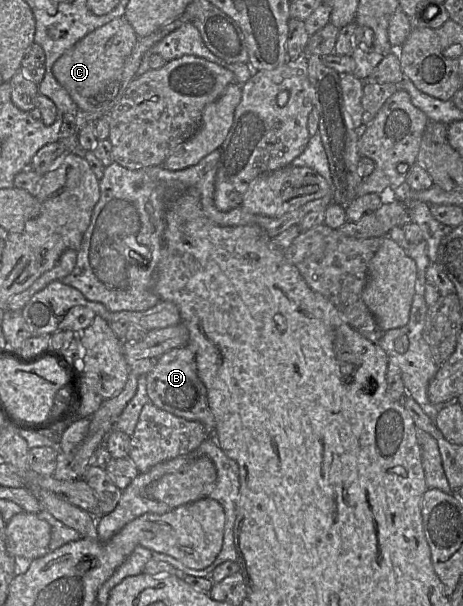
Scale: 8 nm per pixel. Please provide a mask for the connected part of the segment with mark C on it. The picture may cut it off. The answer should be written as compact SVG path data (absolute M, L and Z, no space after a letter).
M124 16L95 29L61 55L53 65L53 74L79 109L93 109L88 101L107 82L117 79L138 36Z

